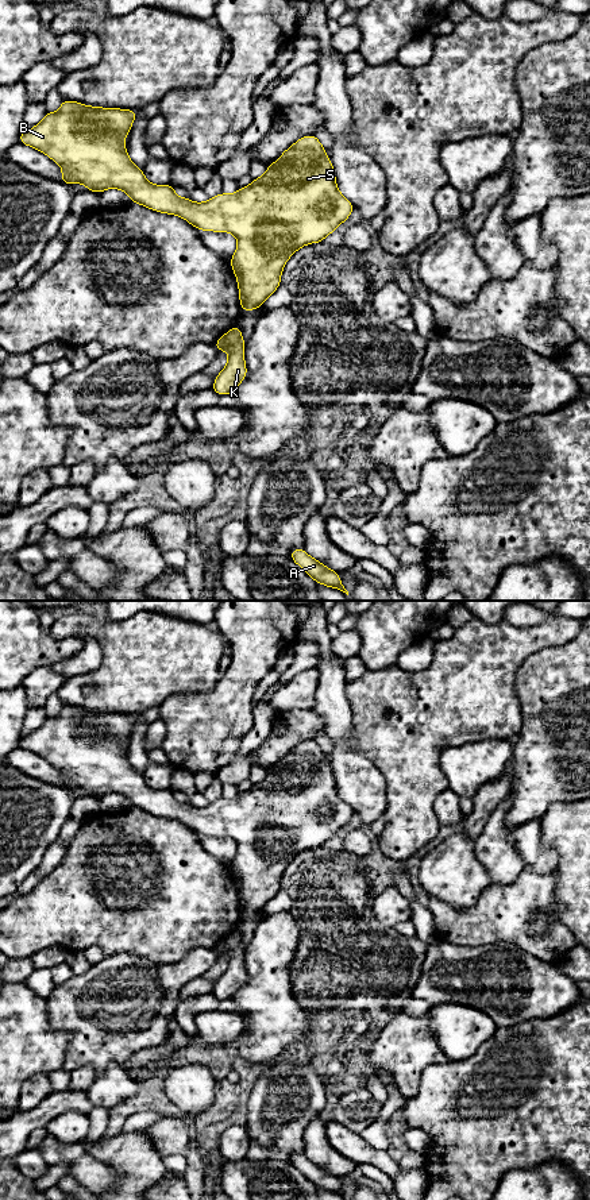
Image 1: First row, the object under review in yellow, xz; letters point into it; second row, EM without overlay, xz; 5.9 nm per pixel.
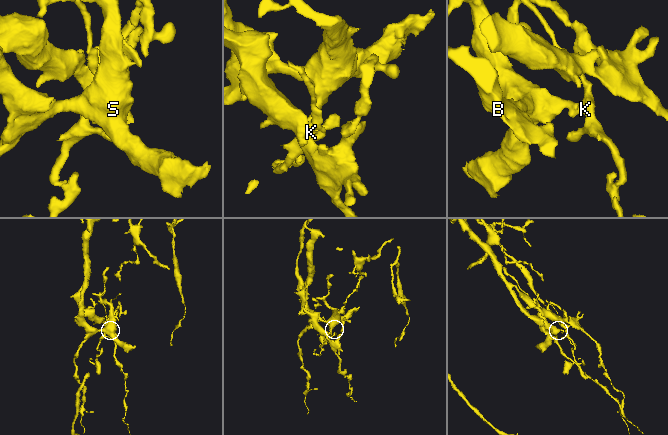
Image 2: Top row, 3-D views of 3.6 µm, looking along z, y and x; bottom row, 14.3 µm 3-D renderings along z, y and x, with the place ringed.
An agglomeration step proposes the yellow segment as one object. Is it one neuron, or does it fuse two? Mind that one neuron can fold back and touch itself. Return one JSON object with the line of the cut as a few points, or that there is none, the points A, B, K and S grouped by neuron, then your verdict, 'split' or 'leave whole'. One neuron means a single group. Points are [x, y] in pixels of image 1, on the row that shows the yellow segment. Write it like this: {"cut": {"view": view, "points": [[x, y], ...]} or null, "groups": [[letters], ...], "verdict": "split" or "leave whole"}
{"cut": {"view": "xz", "points": [[224, 335], [228, 342], [228, 351]]}, "groups": [["A", "B", "S"], ["K"]], "verdict": "split"}

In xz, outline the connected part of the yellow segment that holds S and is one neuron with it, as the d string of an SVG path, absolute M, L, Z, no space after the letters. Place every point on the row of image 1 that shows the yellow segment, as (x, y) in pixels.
M63 100L57 112L47 112L39 124L22 132L19 142L55 161L62 169L59 181L65 184L85 184L86 190L95 193L112 188L120 189L130 196L131 202L161 213L180 216L201 231L232 234L238 239L238 248L230 263L238 281L242 312L262 306L266 298L281 285L281 273L288 259L298 248L323 242L355 209L351 201L339 192L333 166L316 135L300 138L274 163L267 166L263 175L252 180L248 186L239 188L232 194L220 193L205 202L178 197L170 184L154 185L149 182L143 170L128 158L127 147L122 142L128 136L135 117L136 111L134 109L89 107L78 101Z

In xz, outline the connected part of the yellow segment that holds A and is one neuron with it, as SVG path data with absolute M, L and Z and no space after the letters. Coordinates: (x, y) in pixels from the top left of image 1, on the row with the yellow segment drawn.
M296 548L290 553L292 560L298 564L315 582L327 587L338 589L348 595L340 576L333 570L325 567L319 560L309 556L302 548Z

